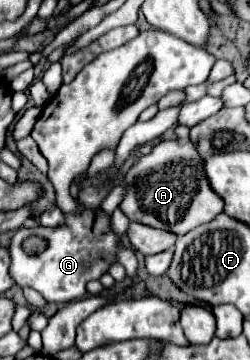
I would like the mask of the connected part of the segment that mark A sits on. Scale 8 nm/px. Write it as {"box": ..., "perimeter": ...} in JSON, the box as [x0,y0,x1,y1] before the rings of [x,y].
{"box":[121,140,223,234],"perimeter":[[[161,140],[159,144],[153,146],[151,154],[141,156],[125,174],[123,174],[123,184],[127,186],[127,192],[123,196],[121,202],[121,210],[123,214],[131,220],[131,222],[139,222],[139,224],[147,224],[147,226],[155,226],[161,230],[169,230],[175,234],[187,234],[189,230],[213,220],[217,214],[223,212],[223,200],[221,196],[215,194],[215,190],[211,188],[211,184],[207,184],[207,176],[205,176],[205,168],[203,168],[205,160],[203,156],[199,156],[195,144],[191,144],[191,140]]]}

